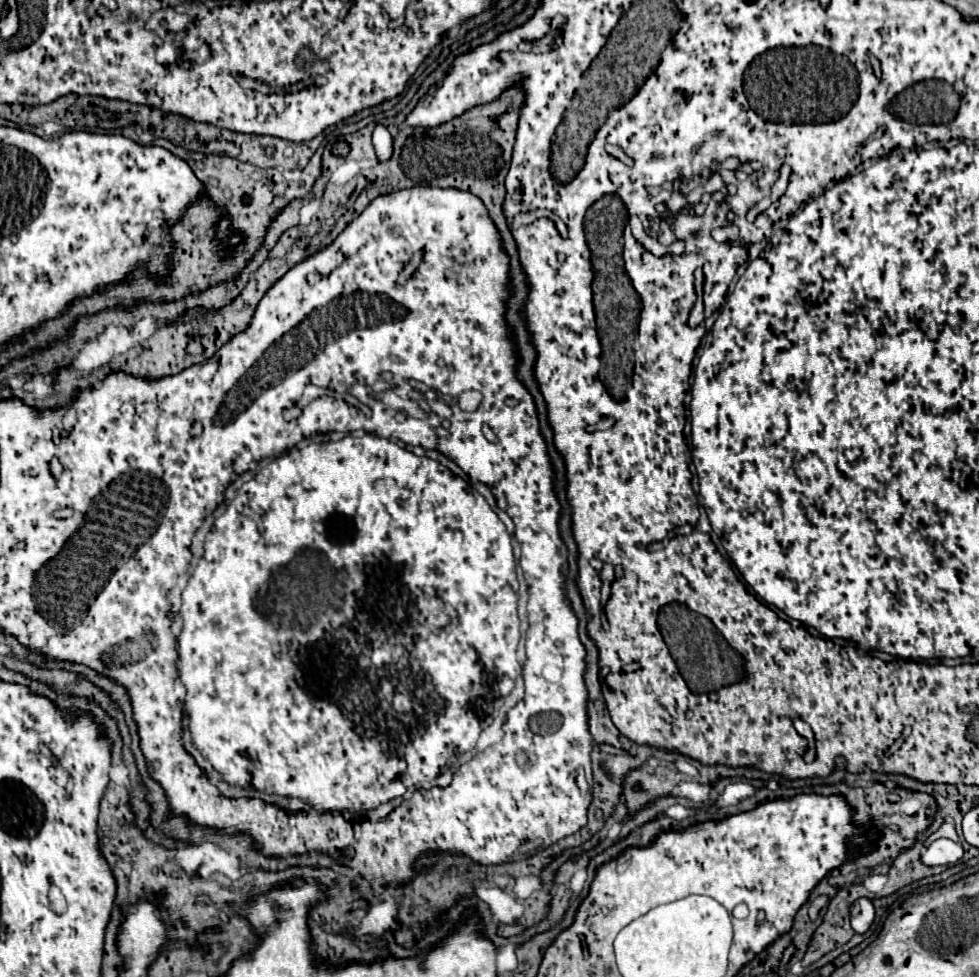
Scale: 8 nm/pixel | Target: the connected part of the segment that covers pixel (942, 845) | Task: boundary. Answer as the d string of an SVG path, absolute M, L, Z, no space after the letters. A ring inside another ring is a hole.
M946 838L932 842L928 848L924 848L924 854L922 854L922 862L928 866L954 864L960 858L962 858L962 846L954 844L952 840L946 840Z

